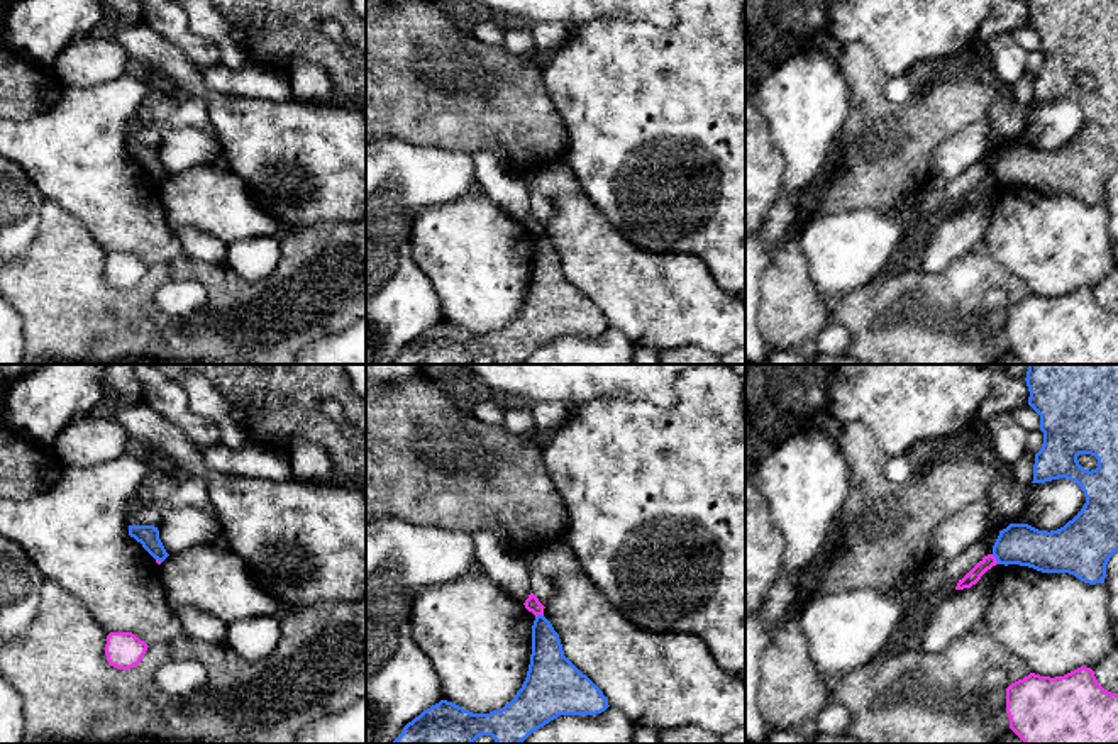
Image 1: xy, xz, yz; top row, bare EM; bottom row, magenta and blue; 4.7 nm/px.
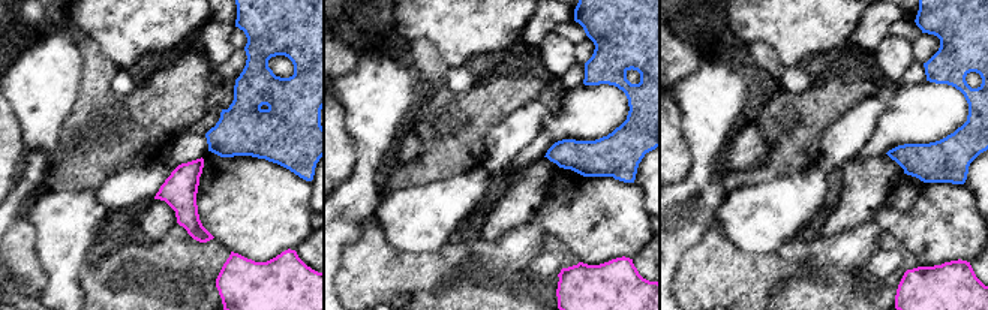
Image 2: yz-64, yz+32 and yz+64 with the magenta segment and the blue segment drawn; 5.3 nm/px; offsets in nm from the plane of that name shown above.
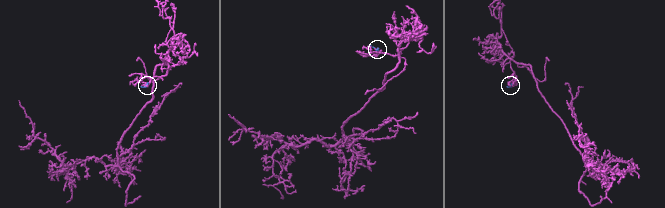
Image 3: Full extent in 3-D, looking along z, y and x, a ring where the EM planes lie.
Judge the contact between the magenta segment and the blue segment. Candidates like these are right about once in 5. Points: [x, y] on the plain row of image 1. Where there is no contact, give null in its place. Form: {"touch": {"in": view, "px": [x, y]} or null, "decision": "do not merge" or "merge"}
{"touch": {"in": "yz", "px": [995, 180]}, "decision": "do not merge"}

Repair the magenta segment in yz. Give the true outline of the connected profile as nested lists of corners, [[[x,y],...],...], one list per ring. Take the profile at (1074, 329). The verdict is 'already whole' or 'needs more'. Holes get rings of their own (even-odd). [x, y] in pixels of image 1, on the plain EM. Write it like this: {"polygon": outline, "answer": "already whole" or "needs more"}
{"polygon": [[[1086,286],[1055,298],[1030,293],[1011,303],[1006,334],[1023,364],[1118,364],[1118,314],[1104,310]]], "answer": "already whole"}

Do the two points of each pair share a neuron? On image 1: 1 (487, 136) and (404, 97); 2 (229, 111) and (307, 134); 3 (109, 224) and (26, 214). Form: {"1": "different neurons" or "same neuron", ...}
{"1": "same neuron", "2": "same neuron", "3": "different neurons"}

